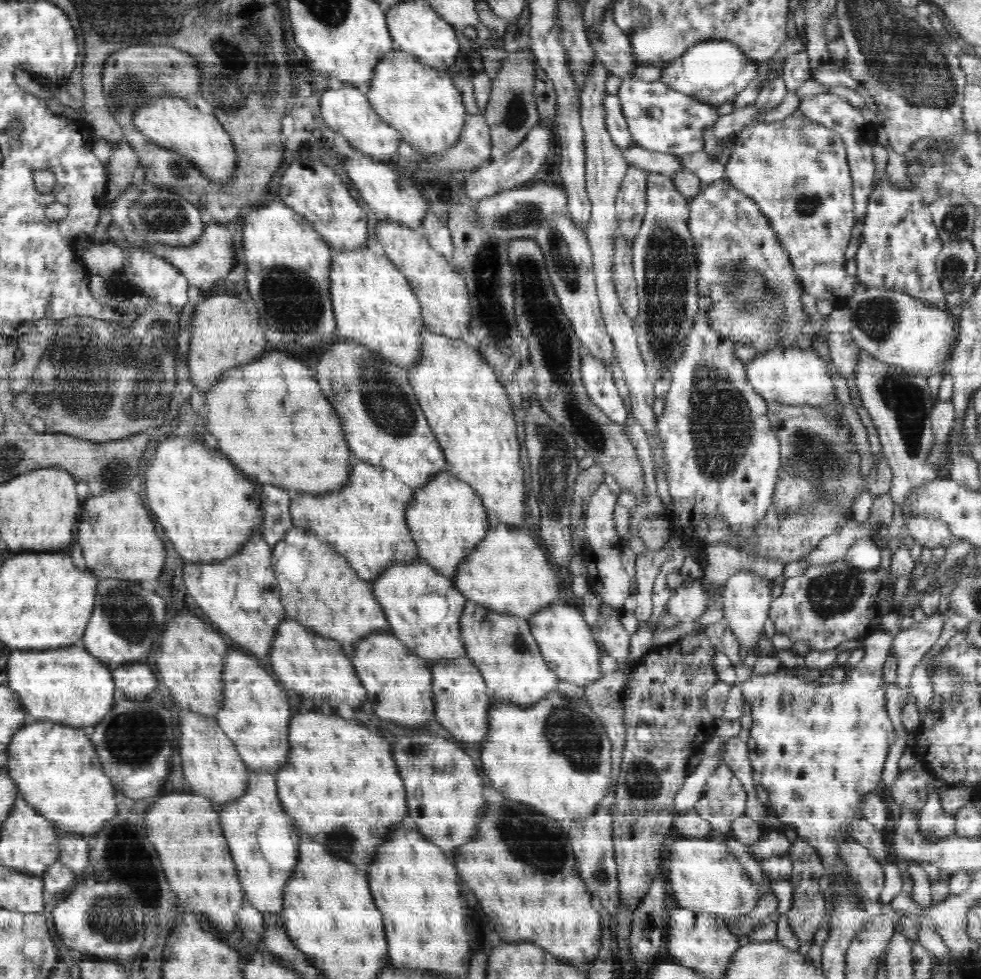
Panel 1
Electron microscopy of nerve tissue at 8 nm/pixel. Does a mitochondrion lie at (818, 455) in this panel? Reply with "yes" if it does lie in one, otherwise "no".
yes

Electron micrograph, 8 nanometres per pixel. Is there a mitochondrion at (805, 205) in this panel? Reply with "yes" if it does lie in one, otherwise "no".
yes

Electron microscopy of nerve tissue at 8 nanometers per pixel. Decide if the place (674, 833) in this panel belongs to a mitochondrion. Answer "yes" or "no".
no

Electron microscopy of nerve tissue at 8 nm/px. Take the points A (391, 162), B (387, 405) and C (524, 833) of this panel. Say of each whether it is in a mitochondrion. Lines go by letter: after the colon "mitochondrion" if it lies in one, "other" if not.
A: other
B: mitochondrion
C: mitochondrion

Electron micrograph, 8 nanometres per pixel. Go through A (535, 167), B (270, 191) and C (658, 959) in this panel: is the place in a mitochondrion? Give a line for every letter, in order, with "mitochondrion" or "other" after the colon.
A: other
B: other
C: other

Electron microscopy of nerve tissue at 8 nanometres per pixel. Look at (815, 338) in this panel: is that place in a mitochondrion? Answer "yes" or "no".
no

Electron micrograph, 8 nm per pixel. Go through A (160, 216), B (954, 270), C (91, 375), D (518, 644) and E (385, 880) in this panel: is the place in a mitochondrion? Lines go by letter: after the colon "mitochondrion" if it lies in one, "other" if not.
A: mitochondrion
B: mitochondrion
C: mitochondrion
D: mitochondrion
E: other

